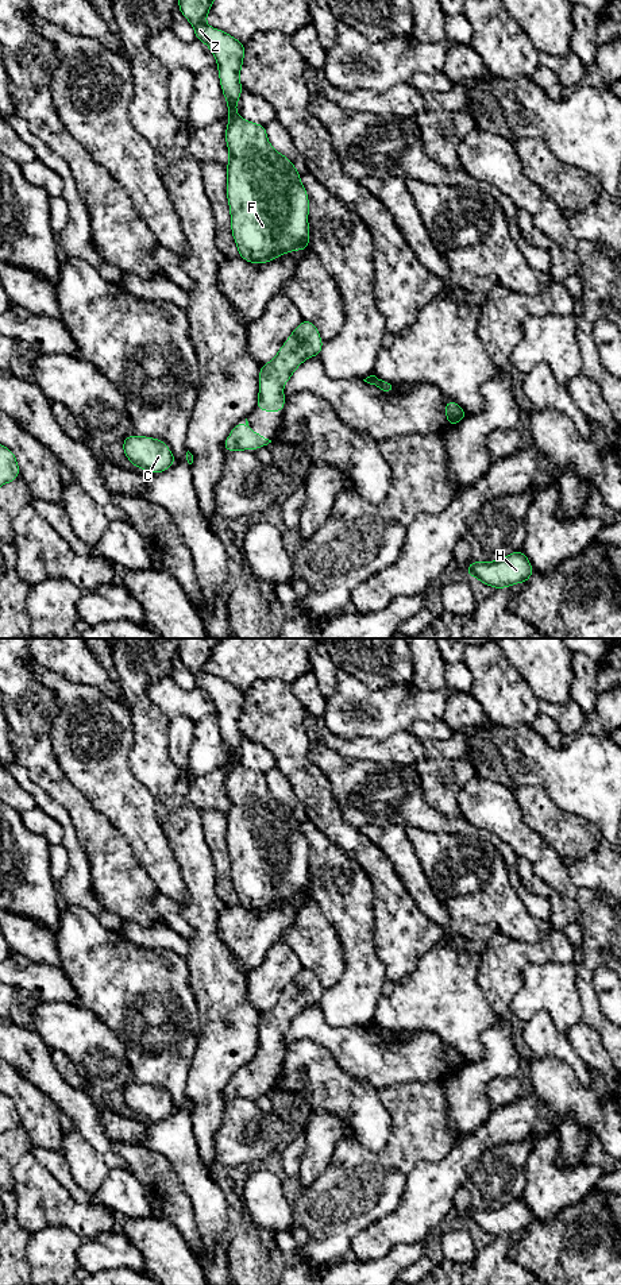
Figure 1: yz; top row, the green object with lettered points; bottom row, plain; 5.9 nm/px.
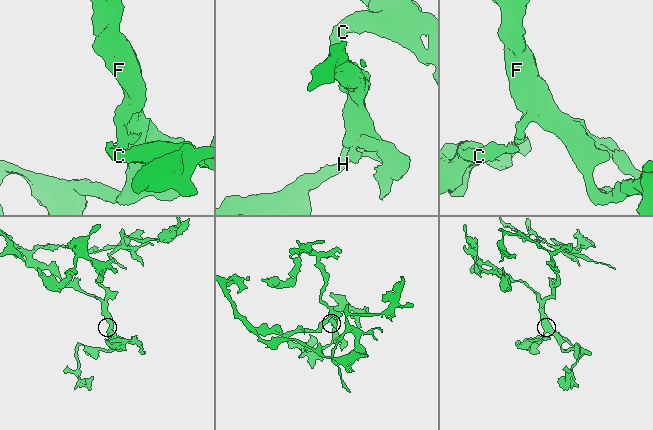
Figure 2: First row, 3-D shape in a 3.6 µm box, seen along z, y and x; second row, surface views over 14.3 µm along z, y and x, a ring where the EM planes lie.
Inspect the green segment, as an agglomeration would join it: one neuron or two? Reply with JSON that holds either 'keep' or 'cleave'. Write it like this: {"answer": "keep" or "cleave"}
{"answer": "keep"}

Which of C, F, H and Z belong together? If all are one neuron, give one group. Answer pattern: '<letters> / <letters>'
C F H Z

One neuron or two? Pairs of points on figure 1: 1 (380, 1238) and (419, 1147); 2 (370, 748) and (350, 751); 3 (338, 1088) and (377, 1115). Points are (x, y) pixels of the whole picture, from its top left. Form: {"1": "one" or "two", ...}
{"1": "two", "2": "one", "3": "one"}

